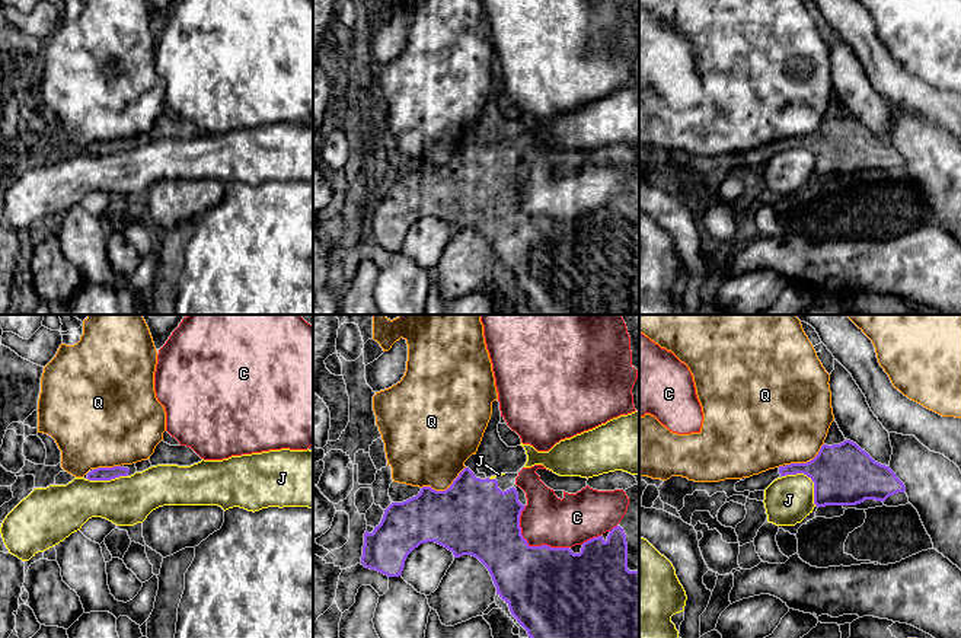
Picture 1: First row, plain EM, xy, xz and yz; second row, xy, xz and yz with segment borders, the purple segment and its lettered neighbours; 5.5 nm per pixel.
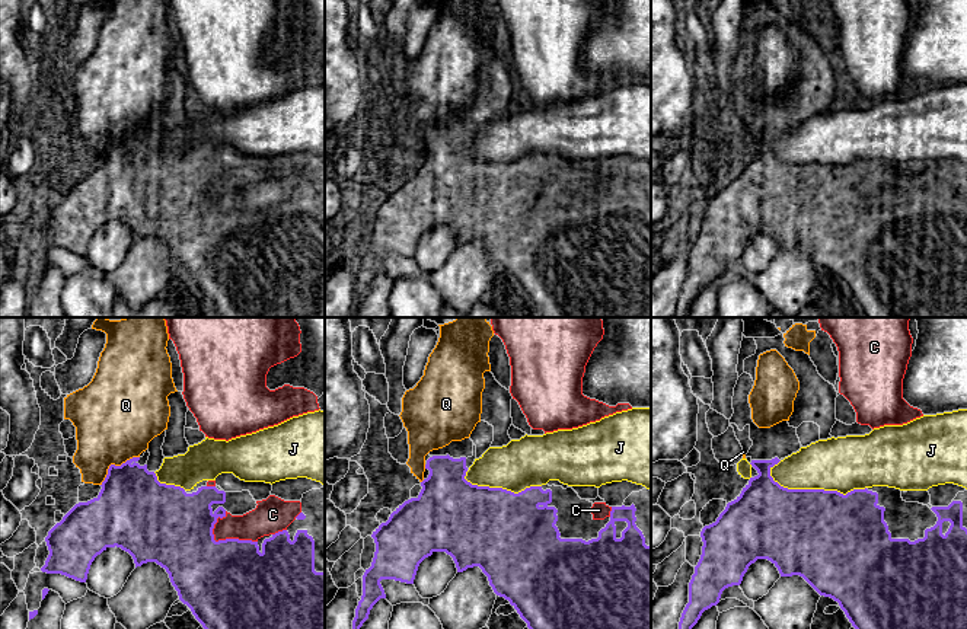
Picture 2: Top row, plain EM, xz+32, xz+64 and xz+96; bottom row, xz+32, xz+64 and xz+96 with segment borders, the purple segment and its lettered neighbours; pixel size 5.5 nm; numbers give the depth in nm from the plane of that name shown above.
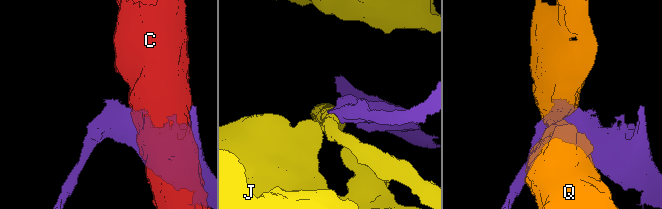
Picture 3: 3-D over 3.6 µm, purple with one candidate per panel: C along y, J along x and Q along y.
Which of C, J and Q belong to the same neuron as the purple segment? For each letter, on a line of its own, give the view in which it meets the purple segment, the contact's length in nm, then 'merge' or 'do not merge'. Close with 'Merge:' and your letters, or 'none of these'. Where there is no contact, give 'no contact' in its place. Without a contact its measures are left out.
C: contact in xz; length 340 nm; do not merge
J: contact in yz; length 260 nm; do not merge
Q: contact in xz; length 280 nm; do not merge
Merge: none of these

